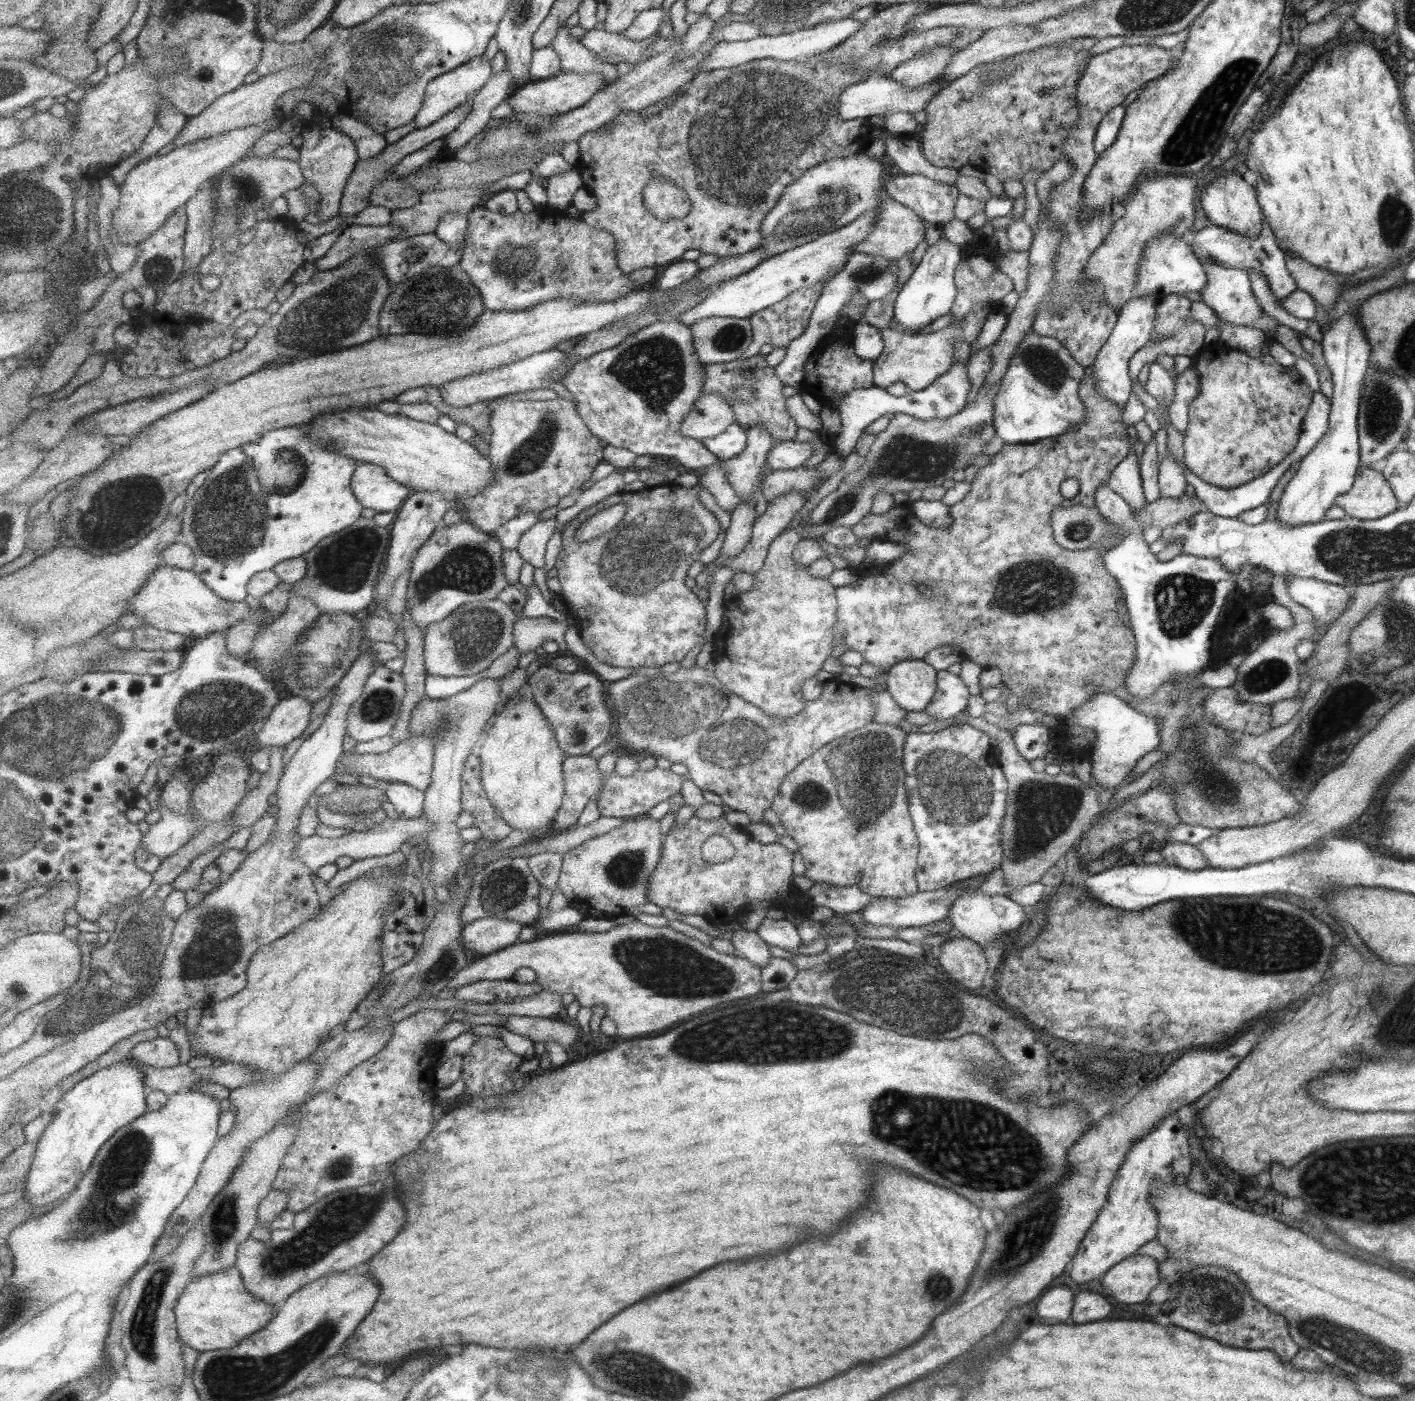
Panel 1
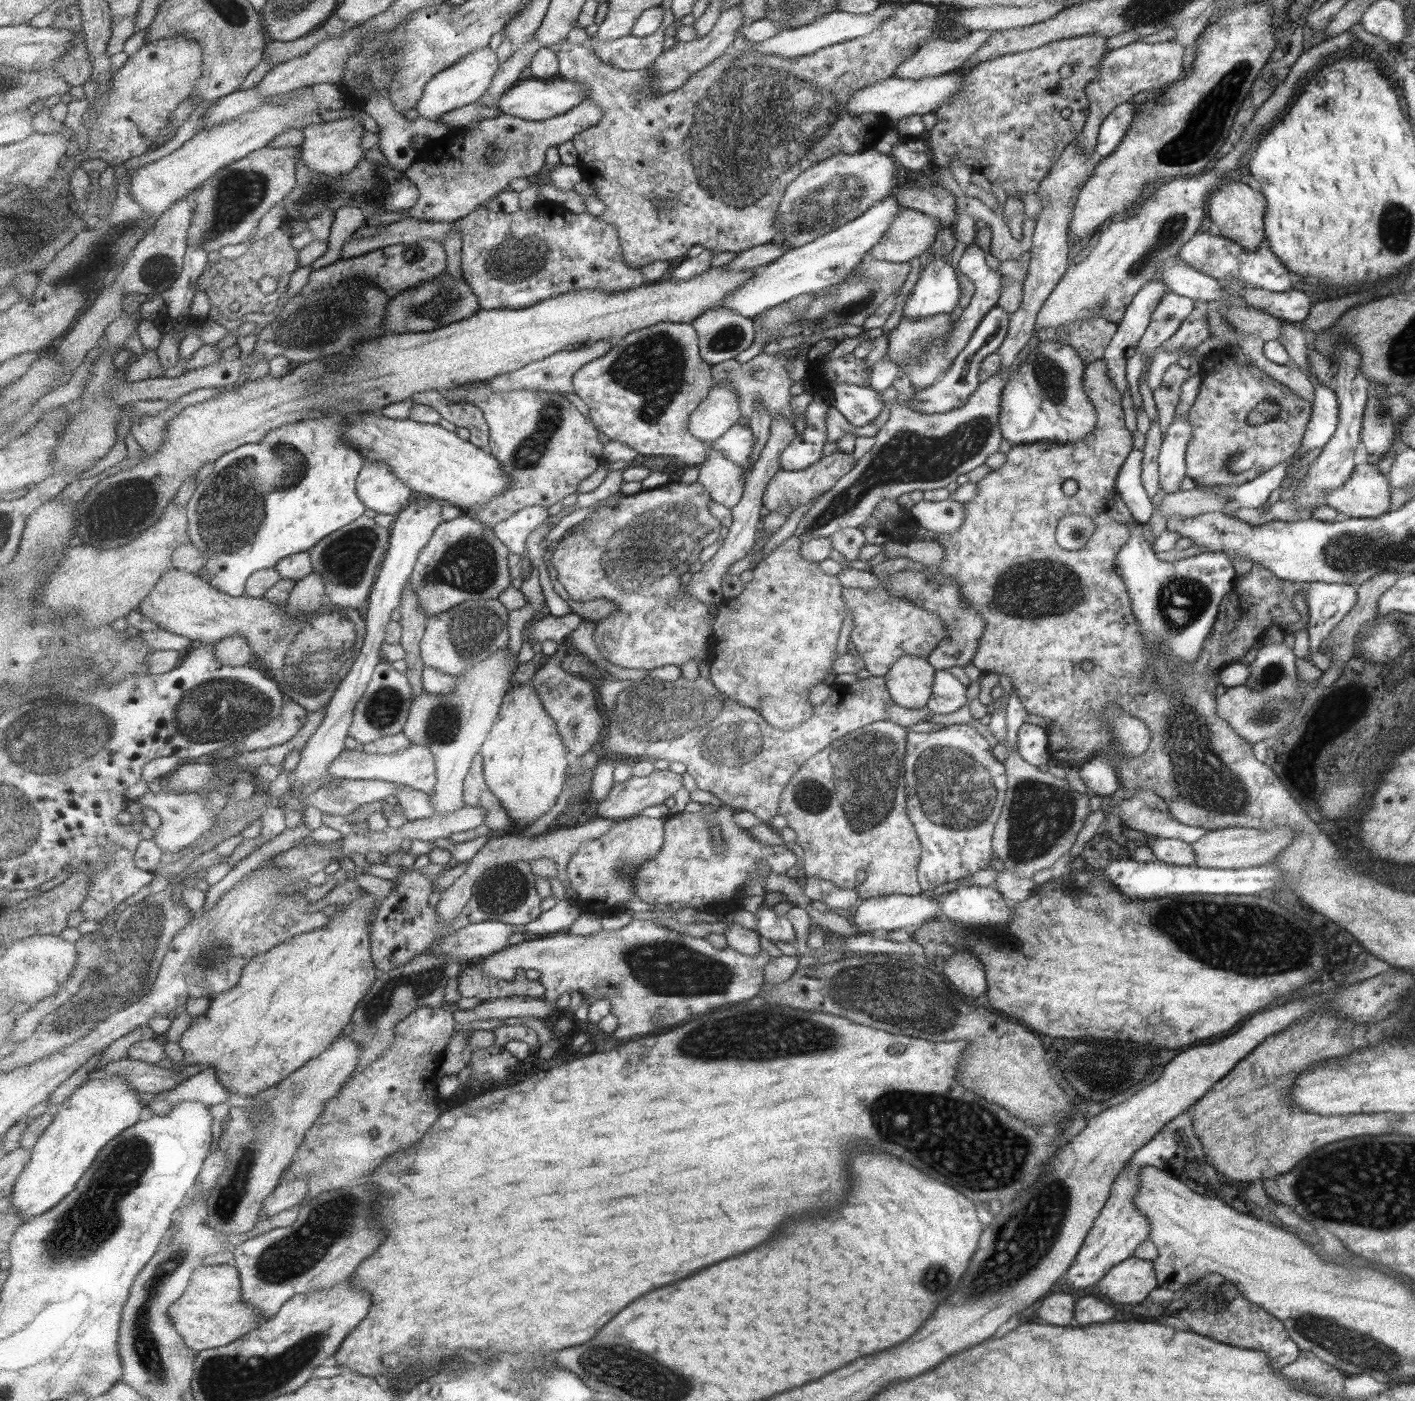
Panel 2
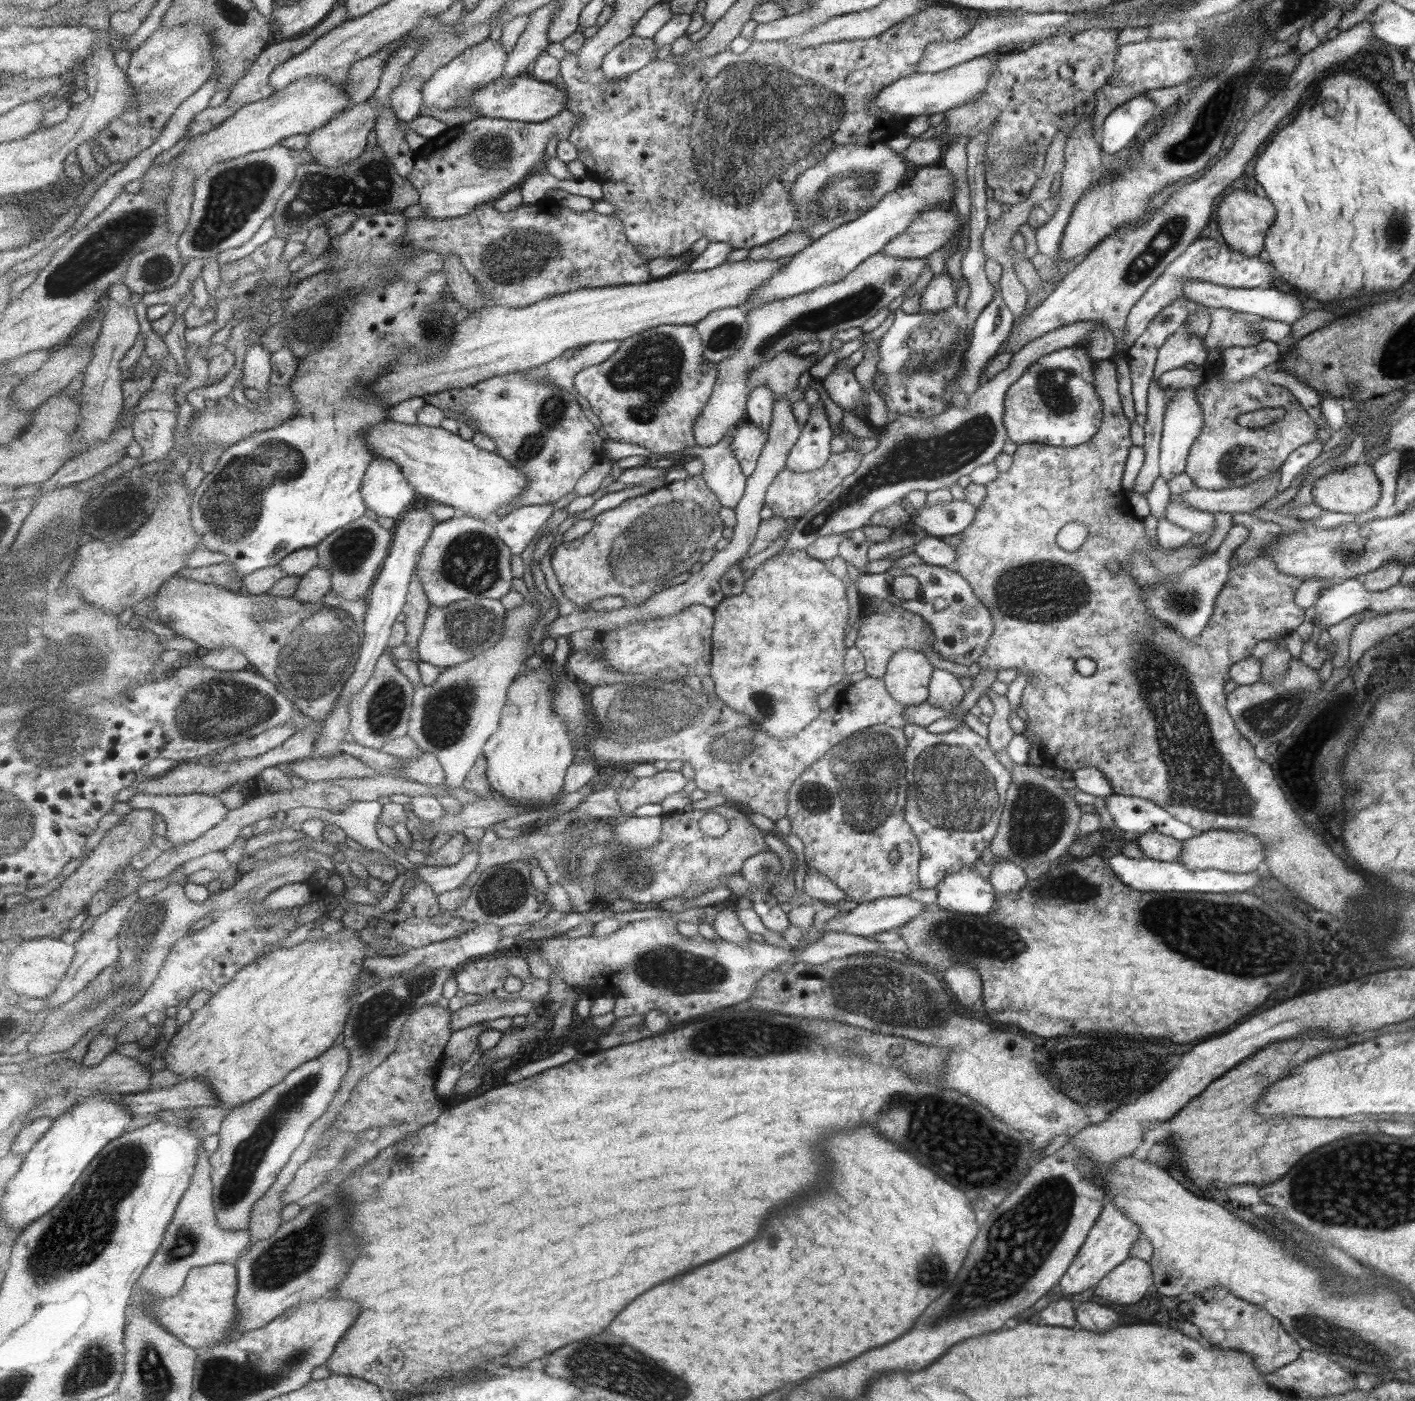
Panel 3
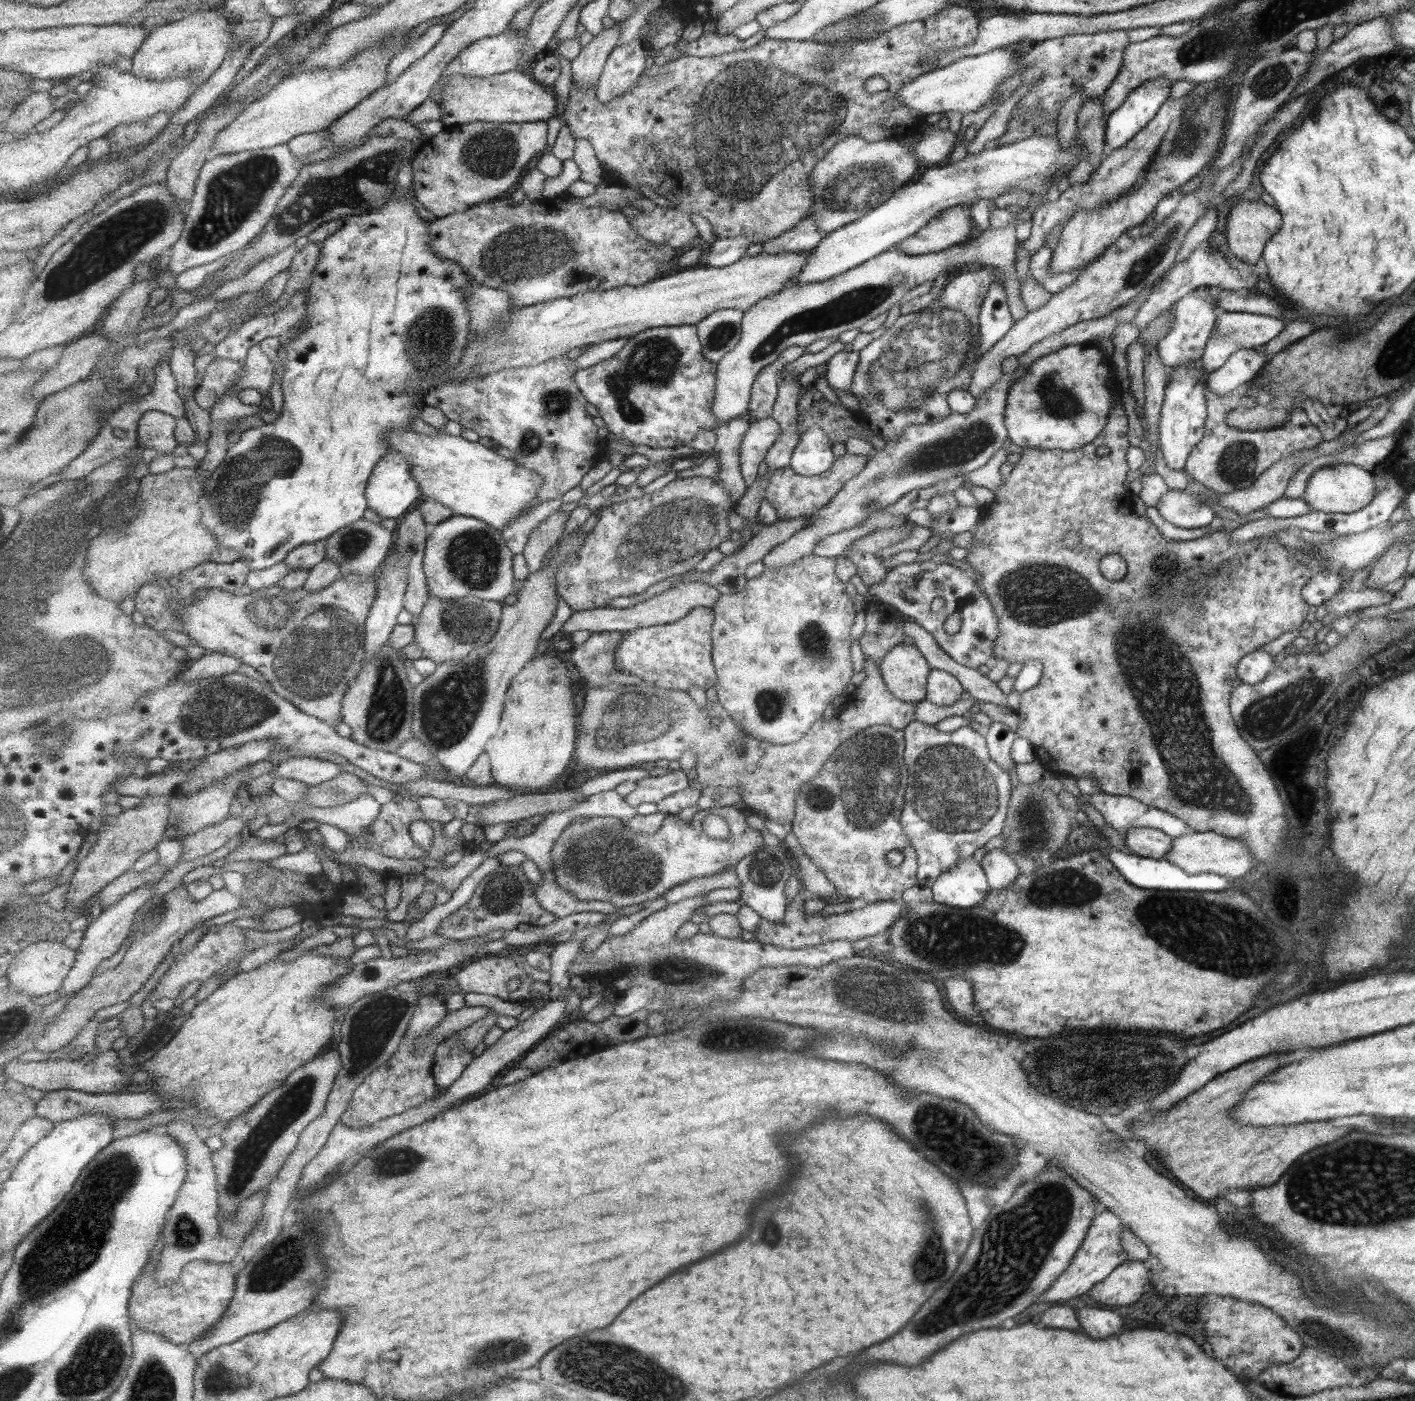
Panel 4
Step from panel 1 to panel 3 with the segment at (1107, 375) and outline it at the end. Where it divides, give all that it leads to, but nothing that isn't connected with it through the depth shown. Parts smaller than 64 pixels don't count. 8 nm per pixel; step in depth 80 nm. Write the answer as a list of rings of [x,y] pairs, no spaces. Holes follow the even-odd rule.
[[[1200,237],[1199,240],[1187,246],[1181,255],[1177,256],[1173,262],[1170,262],[1164,273],[1139,297],[1137,303],[1131,307],[1130,314],[1126,316],[1127,331],[1123,338],[1115,340],[1114,352],[1110,358],[1114,360],[1117,351],[1123,351],[1126,354],[1128,346],[1131,346],[1132,340],[1137,338],[1145,328],[1148,322],[1166,306],[1170,305],[1176,298],[1182,296],[1182,286],[1188,280],[1202,280],[1203,282],[1212,282],[1219,286],[1231,288],[1251,288],[1251,287],[1271,287],[1274,286],[1276,276],[1270,266],[1270,262],[1263,263],[1256,256],[1243,256],[1240,252],[1235,252],[1226,246],[1222,241],[1205,239]]]

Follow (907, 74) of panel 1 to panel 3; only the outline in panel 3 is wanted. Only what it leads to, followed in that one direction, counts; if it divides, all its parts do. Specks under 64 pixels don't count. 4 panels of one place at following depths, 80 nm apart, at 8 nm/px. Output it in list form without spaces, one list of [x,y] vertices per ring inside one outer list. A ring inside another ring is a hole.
[[[1045,12],[1045,13],[1025,13],[1018,21],[1010,23],[1000,23],[995,19],[978,20],[974,27],[965,35],[951,42],[932,42],[926,46],[922,59],[919,60],[914,73],[939,73],[947,68],[955,68],[959,64],[968,62],[975,58],[987,55],[991,51],[1004,44],[1018,44],[1018,42],[1029,42],[1048,34],[1056,34],[1060,28],[1064,28],[1072,18],[1072,13]]]

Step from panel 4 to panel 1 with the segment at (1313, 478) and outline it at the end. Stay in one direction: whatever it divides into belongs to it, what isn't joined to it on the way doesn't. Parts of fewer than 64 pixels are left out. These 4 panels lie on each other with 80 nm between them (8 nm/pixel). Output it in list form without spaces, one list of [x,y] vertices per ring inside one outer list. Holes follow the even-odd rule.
[[[1367,466],[1359,467],[1353,486],[1345,495],[1339,495],[1335,504],[1346,516],[1357,520],[1381,519],[1399,508],[1386,477]]]

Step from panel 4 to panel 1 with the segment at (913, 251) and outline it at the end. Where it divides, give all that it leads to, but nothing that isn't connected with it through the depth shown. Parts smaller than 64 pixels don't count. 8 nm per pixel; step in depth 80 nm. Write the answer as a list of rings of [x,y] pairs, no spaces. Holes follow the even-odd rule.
[[[883,186],[880,188],[879,208],[875,210],[878,211],[876,224],[870,230],[867,238],[852,248],[853,253],[863,252],[865,254],[874,254],[892,262],[899,260],[901,256],[905,256],[905,254],[909,254],[915,250],[917,244],[924,240],[925,224],[923,224],[922,217],[918,217],[910,208],[898,204],[883,189]]]

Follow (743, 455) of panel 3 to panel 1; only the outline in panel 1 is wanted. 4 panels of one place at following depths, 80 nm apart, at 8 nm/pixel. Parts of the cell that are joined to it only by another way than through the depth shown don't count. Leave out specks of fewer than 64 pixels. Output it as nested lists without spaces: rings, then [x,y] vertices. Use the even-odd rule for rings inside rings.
[[[739,423],[733,424],[723,434],[703,441],[703,444],[715,453],[719,460],[727,462],[737,458],[746,448],[749,438],[749,429]]]

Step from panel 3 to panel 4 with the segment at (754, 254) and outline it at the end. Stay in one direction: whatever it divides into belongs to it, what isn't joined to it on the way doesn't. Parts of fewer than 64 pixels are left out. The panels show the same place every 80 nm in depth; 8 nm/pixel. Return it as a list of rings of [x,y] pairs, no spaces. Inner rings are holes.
[[[803,217],[793,228],[763,243],[761,253],[779,254],[813,250],[825,235],[817,228],[815,220]]]

